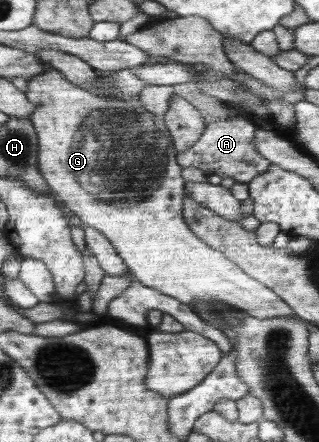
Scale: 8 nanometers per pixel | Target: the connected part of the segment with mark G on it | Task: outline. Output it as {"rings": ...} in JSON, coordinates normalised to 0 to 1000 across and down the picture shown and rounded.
{"rings":[[[141,138],[125,145],[138,161],[88,179],[85,222],[113,238],[113,249],[88,267],[116,299],[129,396],[166,439],[260,505],[310,518],[339,536],[429,638],[577,688],[702,686],[715,697],[755,701],[774,717],[812,724],[887,715],[931,719],[925,704],[856,654],[762,615],[702,572],[661,561],[599,525],[567,484],[571,380],[552,367],[555,344],[508,262],[455,249],[436,226],[295,217],[219,190],[197,163],[166,156]]]}

